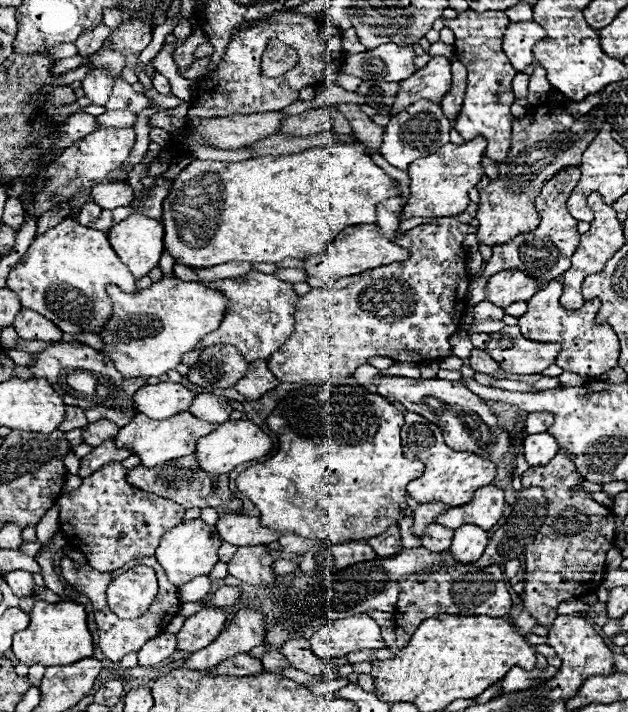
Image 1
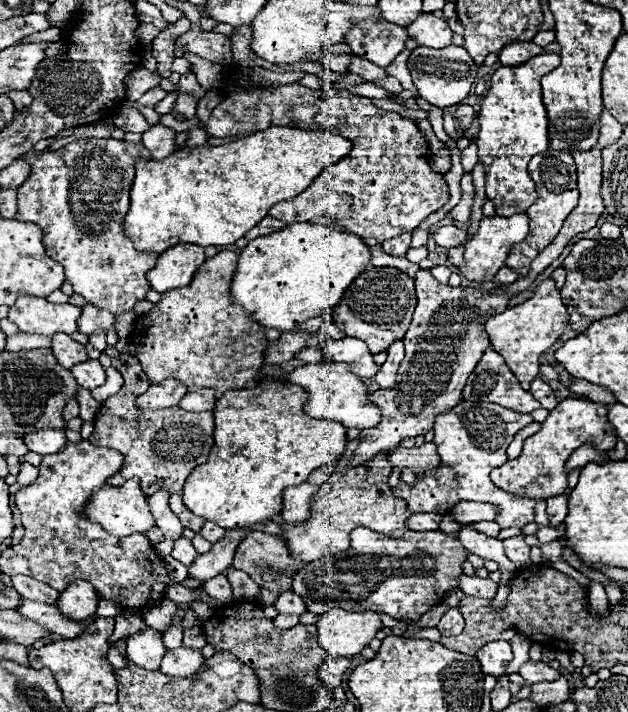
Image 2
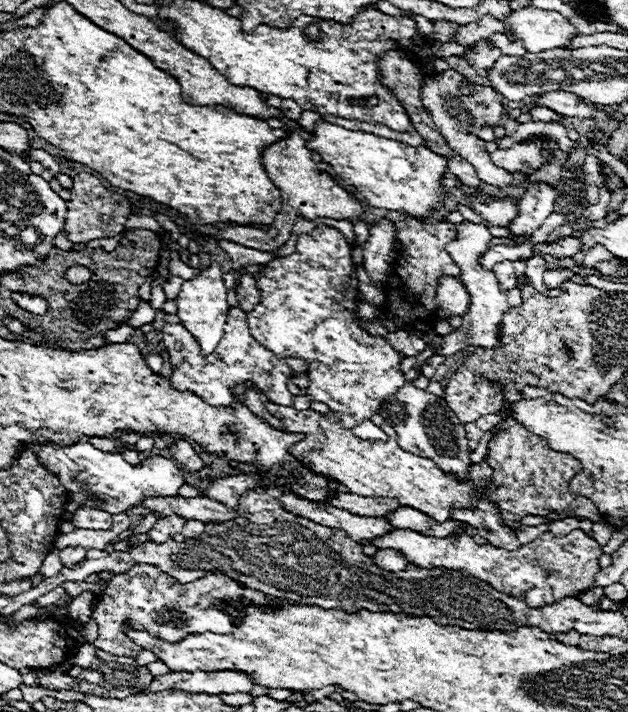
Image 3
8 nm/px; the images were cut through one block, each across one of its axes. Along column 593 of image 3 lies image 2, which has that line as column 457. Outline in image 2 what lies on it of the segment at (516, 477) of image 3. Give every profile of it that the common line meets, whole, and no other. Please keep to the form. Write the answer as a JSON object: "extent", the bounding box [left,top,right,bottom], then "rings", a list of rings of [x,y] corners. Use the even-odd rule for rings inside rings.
{"extent":[454,502,496,524],"rings":[[[458,502],[454,506],[454,520],[460,524],[474,524],[482,520],[494,520],[496,518],[496,506],[484,504],[484,502]]]}

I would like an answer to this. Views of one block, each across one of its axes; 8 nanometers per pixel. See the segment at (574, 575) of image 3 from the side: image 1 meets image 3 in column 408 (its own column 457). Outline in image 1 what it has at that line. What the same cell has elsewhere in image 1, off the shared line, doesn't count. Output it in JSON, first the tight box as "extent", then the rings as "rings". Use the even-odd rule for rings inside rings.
{"extent":[450,524,490,564],"rings":[[[464,524],[462,528],[454,530],[454,538],[452,538],[452,546],[450,546],[450,554],[462,562],[462,564],[472,564],[482,556],[482,550],[488,544],[490,534],[474,524]],[[460,546],[462,546],[462,556],[460,556]]]}

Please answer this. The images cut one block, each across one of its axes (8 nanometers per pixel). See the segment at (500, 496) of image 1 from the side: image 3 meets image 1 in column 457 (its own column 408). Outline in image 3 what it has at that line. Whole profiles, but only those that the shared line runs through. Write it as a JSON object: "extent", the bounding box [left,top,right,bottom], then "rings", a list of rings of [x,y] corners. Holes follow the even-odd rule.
{"extent":[386,506,458,536],"rings":[[[402,506],[402,510],[396,510],[394,514],[388,514],[386,518],[390,518],[390,522],[398,528],[408,528],[408,530],[414,530],[414,532],[420,532],[420,534],[426,534],[426,536],[448,536],[452,534],[454,530],[458,530],[458,522],[456,520],[450,520],[450,522],[436,522],[432,520],[430,516],[418,512],[418,510],[412,510],[408,506]]]}

